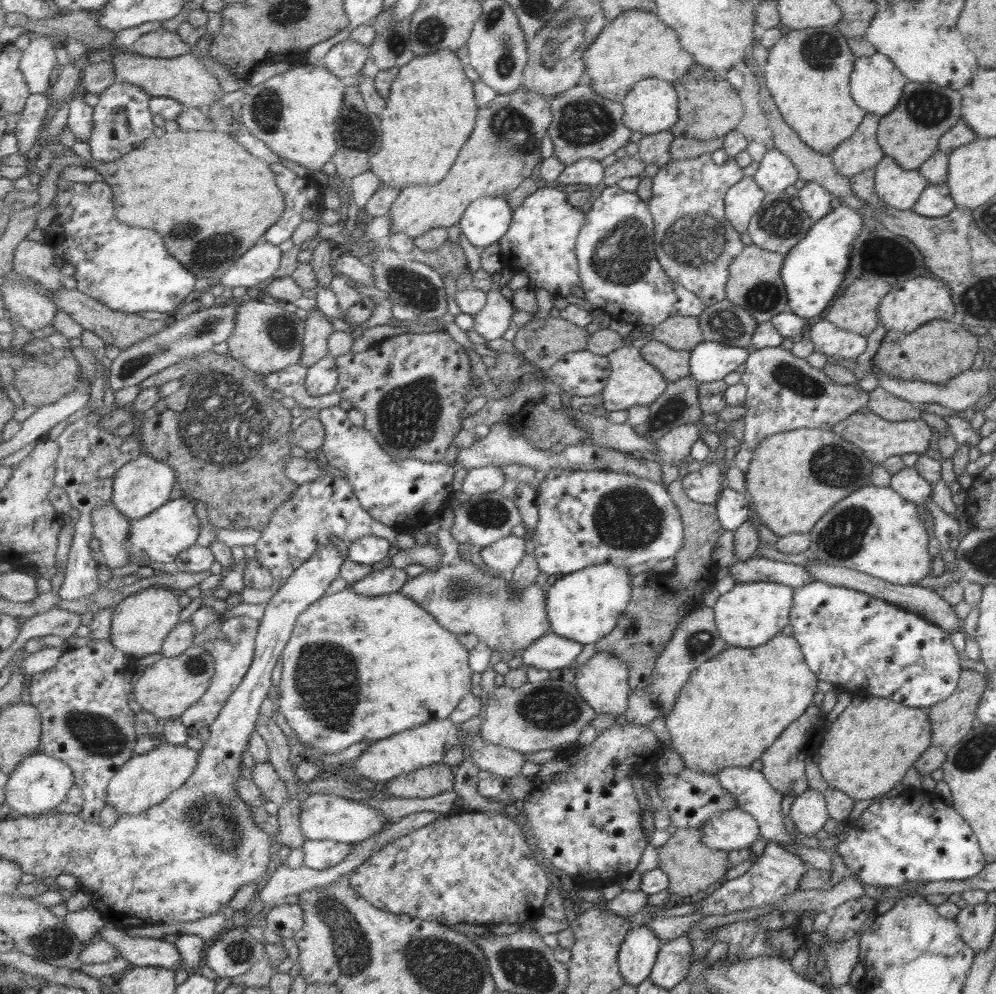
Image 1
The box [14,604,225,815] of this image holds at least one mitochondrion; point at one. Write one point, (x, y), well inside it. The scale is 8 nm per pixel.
(100, 735)

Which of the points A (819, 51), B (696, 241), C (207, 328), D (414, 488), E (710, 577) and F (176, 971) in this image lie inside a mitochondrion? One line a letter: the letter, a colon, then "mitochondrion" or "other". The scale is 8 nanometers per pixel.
A: mitochondrion
B: mitochondrion
C: mitochondrion
D: other
E: other
F: other

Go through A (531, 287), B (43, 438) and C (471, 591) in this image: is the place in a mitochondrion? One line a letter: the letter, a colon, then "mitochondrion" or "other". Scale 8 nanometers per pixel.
A: other
B: other
C: mitochondrion

